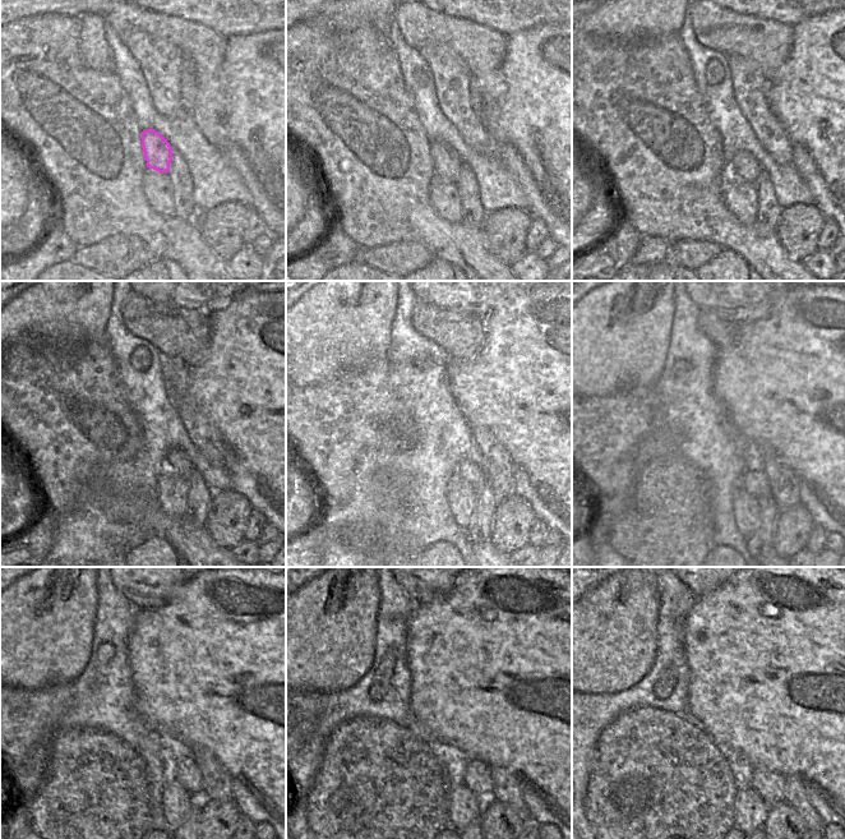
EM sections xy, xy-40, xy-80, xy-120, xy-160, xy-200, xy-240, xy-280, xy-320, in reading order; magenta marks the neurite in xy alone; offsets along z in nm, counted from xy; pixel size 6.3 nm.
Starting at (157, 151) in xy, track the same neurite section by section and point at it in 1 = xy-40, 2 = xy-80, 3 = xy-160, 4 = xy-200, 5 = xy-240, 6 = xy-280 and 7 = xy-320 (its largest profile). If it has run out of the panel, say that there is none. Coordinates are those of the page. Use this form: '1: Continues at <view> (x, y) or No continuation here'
1: Continues at xy-40 (448, 164)
2: Continues at xy-80 (742, 167)
3: Continues at xy-160 (467, 470)
4: Continues at xy-200 (755, 483)
5: Continues at xy-240 (188, 775)
6: Continues at xy-280 (478, 778)
7: Continues at xy-320 (770, 786).

